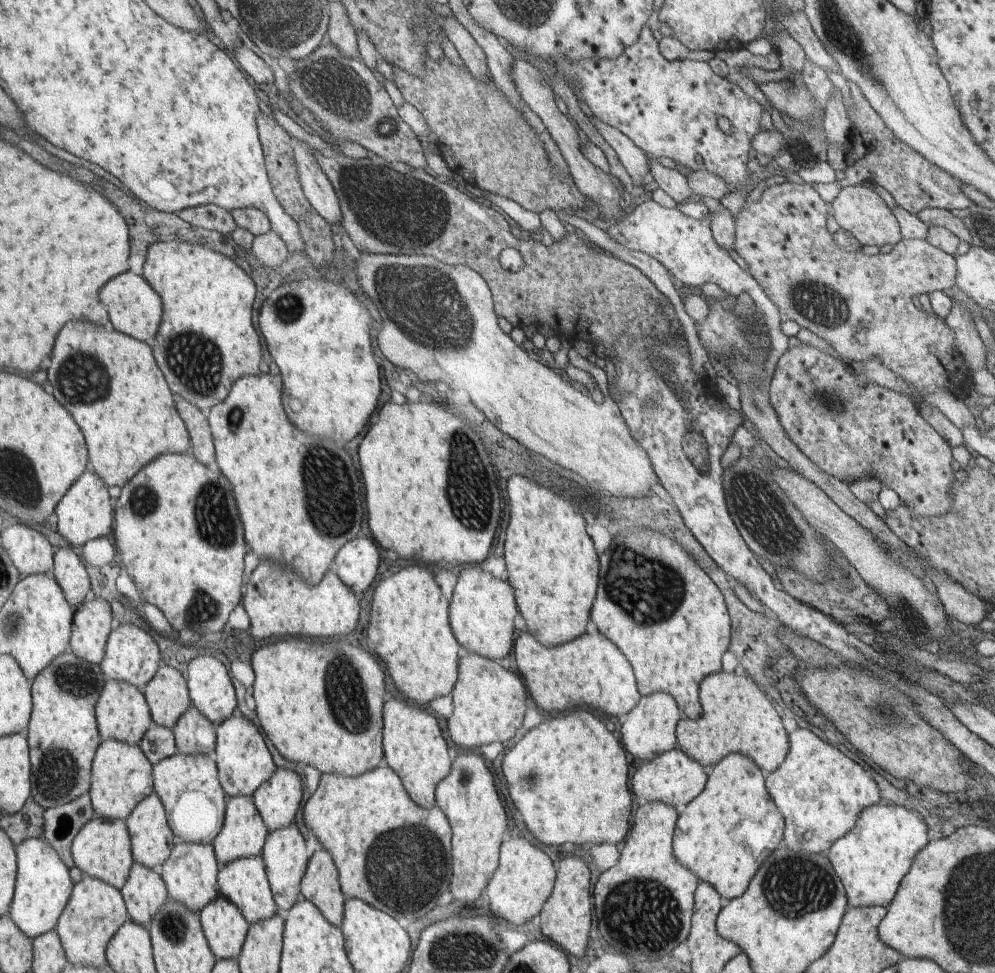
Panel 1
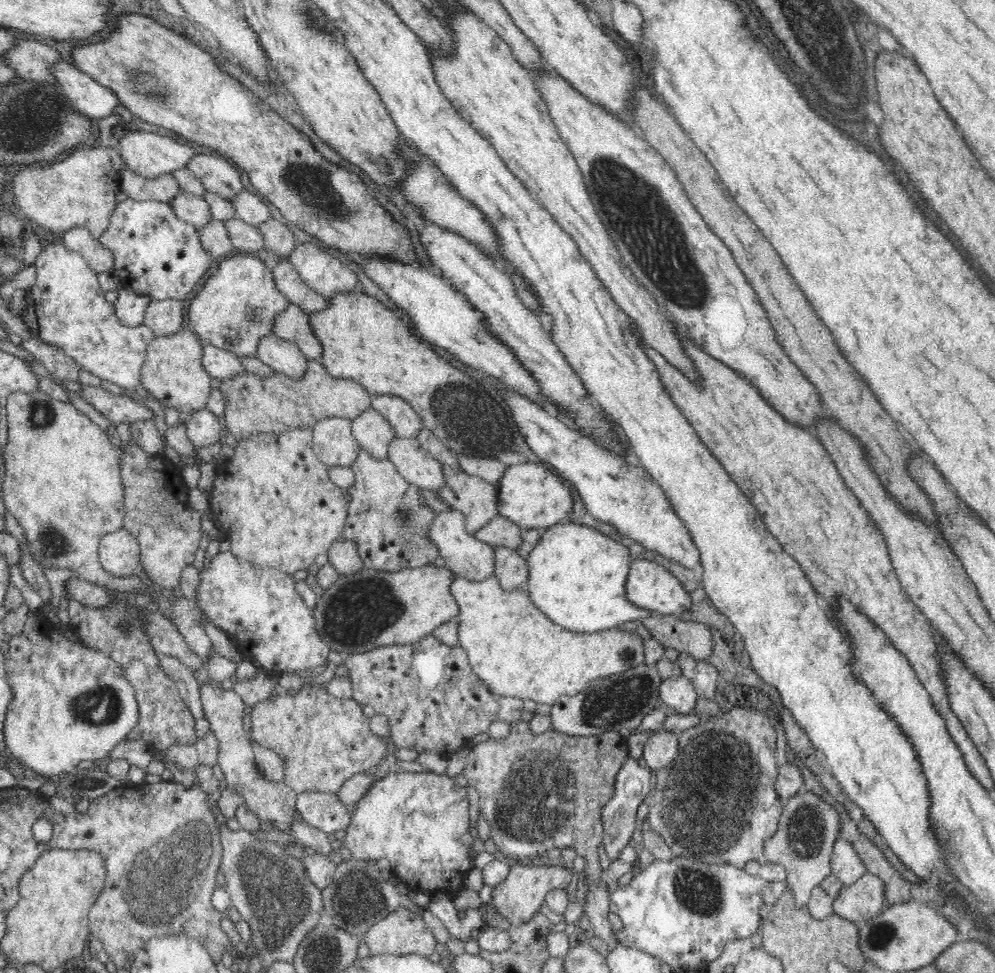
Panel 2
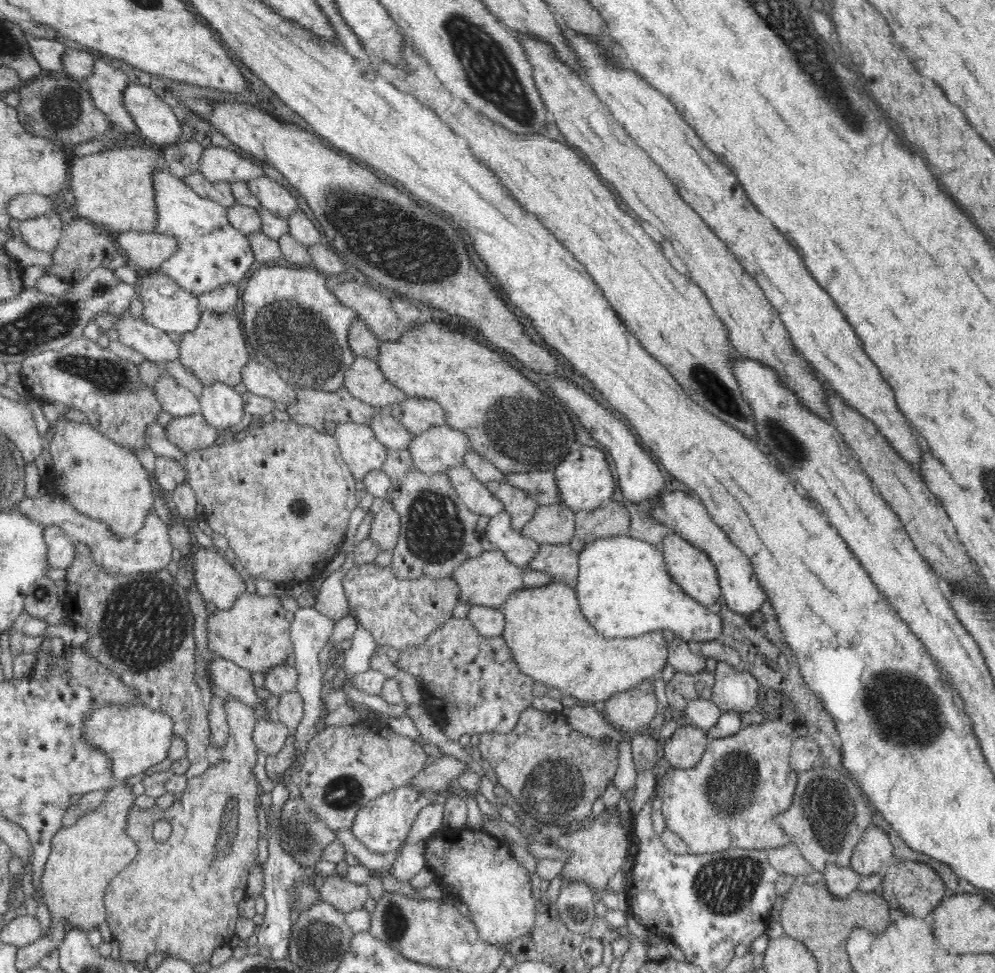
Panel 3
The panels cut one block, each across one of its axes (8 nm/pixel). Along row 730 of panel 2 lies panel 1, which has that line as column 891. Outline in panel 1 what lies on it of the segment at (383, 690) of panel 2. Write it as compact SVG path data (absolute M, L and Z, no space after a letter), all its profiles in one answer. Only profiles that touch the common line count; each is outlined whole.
M806 344L788 348L779 358L768 392L789 439L824 472L846 480L854 480L858 474L879 476L886 486L894 488L898 496L908 502L912 514L930 517L947 513L951 505L949 488L954 480L953 449L922 418L917 401L871 383L863 374L856 374L848 365L843 365L840 358Z

